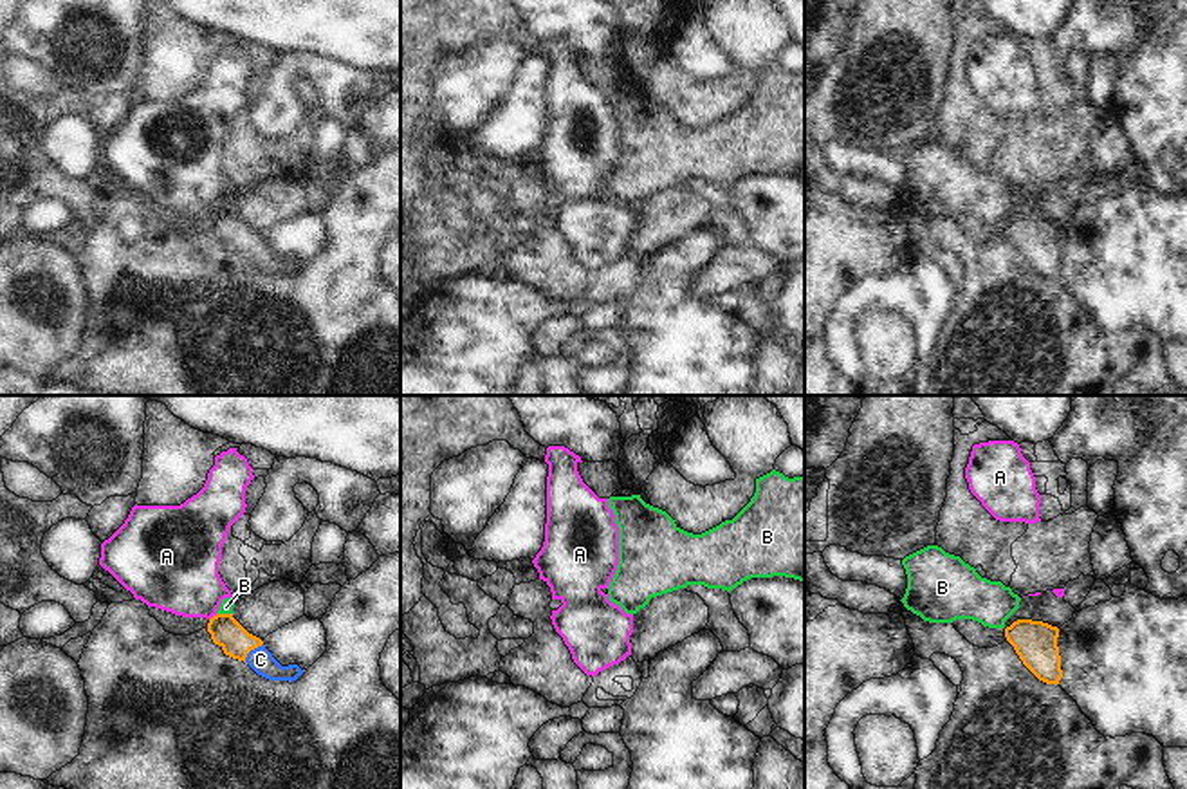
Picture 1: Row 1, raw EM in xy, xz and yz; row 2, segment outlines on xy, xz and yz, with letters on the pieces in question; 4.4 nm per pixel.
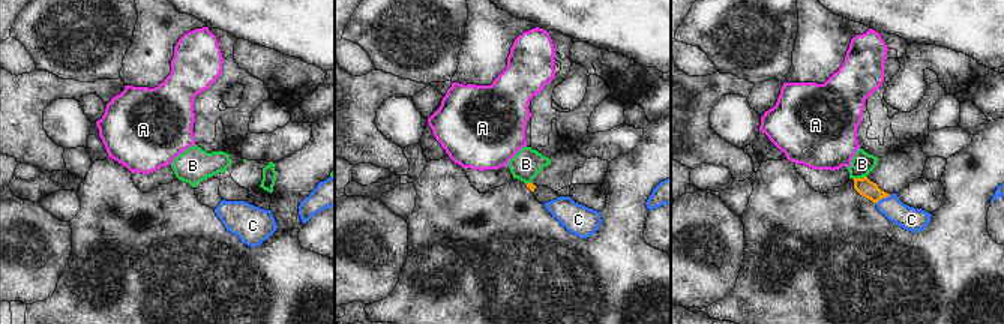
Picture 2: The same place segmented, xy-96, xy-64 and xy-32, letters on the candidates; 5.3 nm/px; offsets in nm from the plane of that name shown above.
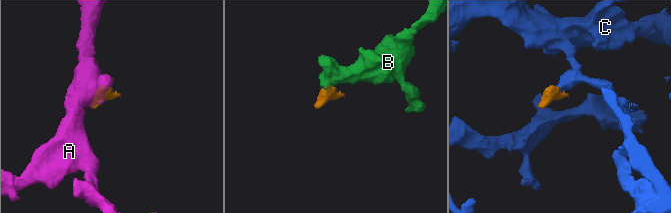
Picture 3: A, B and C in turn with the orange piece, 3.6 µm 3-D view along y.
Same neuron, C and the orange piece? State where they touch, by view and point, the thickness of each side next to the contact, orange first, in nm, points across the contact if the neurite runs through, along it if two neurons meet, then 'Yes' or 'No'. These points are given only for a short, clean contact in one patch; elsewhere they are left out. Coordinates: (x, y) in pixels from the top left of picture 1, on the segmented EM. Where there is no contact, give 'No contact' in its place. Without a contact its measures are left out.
Touches orange at xy (249, 650). Thickness 140 nm (orange) against 110 nm. Path across: xy (226, 632), (249, 650), (260, 659). Yes.

